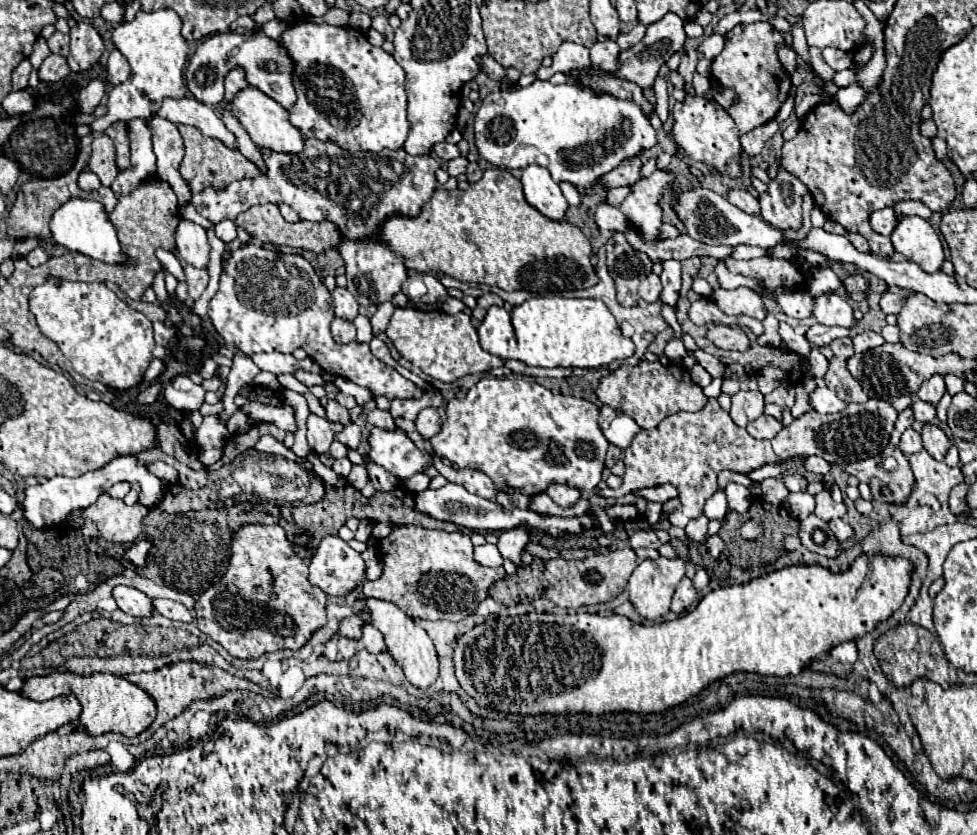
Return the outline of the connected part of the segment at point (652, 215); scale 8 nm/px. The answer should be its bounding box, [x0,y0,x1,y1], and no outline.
[619,169,673,239]

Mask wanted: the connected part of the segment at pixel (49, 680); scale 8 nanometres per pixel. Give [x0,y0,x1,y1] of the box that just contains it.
[19,673,155,737]

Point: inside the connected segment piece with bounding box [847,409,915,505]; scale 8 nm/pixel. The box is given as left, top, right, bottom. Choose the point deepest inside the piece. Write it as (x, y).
(889, 476)

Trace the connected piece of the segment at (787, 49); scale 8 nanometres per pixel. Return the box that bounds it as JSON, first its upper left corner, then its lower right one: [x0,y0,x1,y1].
[777,43,797,75]

